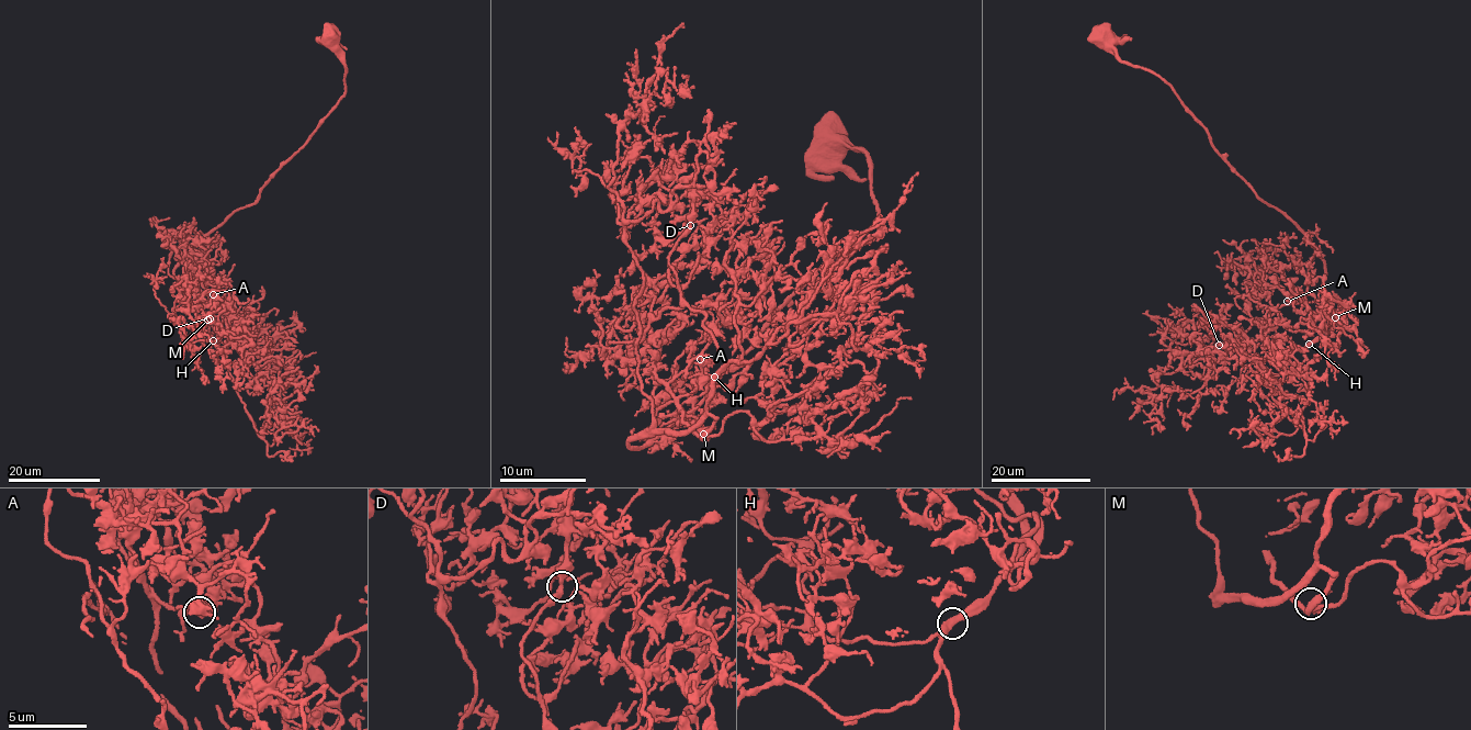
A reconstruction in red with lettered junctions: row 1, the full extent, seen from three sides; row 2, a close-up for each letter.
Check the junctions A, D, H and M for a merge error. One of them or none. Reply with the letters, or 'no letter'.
no letter

